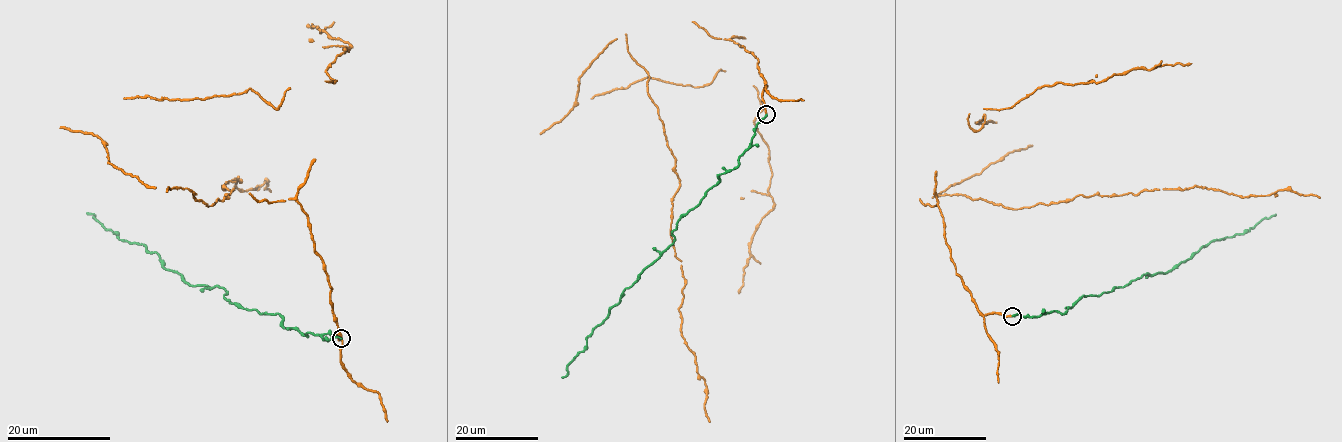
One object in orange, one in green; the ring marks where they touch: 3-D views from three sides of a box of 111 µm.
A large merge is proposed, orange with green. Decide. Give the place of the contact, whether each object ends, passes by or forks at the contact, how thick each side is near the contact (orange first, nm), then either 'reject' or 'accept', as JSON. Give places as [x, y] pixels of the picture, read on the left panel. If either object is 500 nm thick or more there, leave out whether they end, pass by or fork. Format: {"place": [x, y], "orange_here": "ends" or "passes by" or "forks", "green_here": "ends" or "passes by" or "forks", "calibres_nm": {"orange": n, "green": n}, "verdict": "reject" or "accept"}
{"place": [341, 338], "orange_here": "ends", "green_here": "ends", "calibres_nm": {"orange": 160, "green": 200}, "verdict": "accept"}

